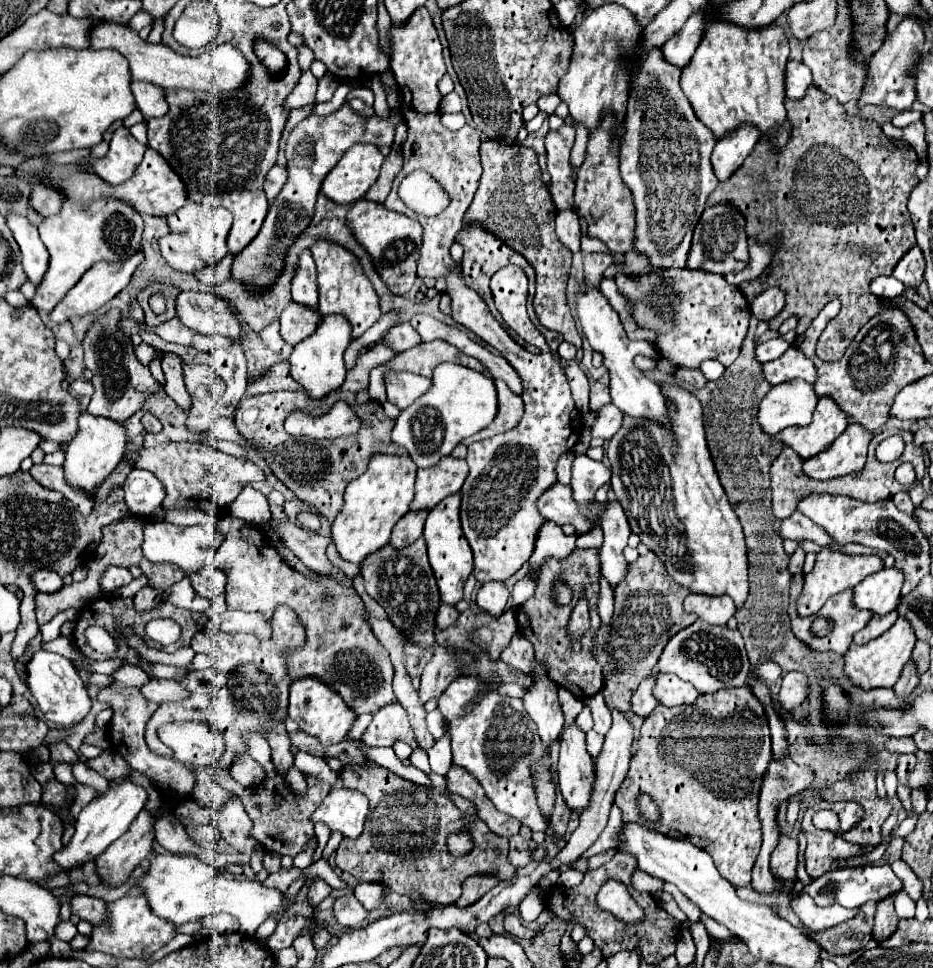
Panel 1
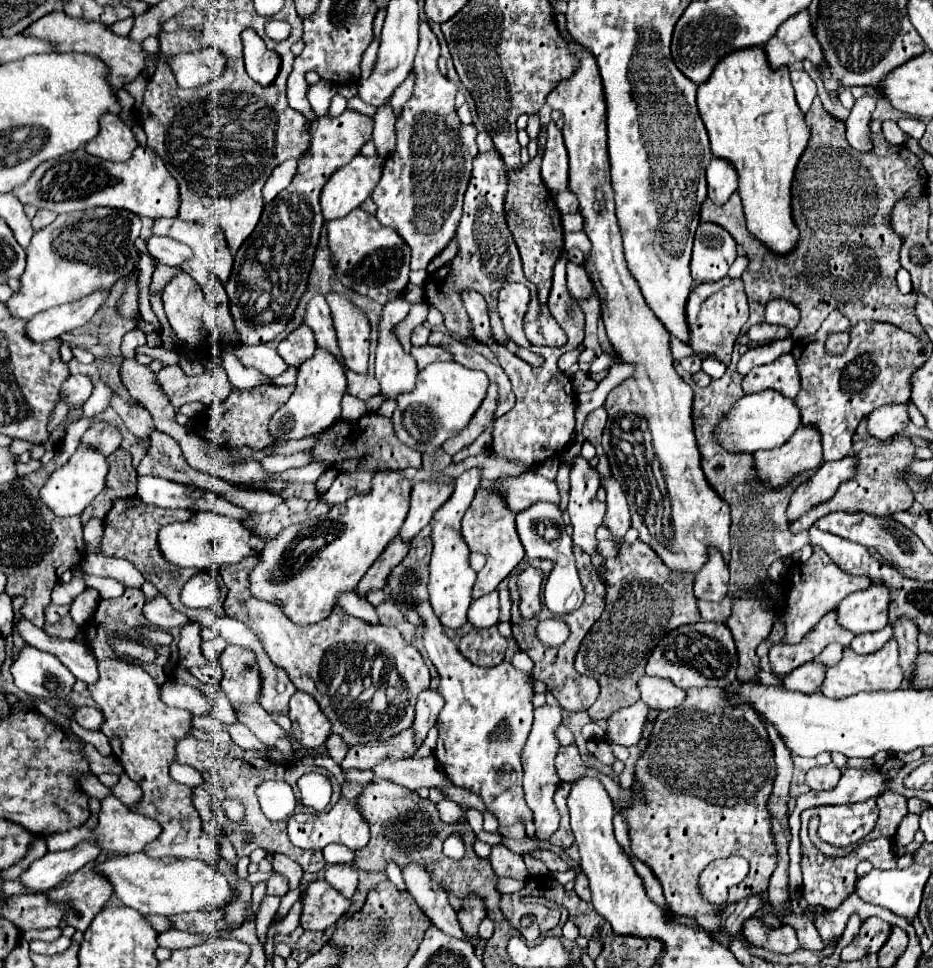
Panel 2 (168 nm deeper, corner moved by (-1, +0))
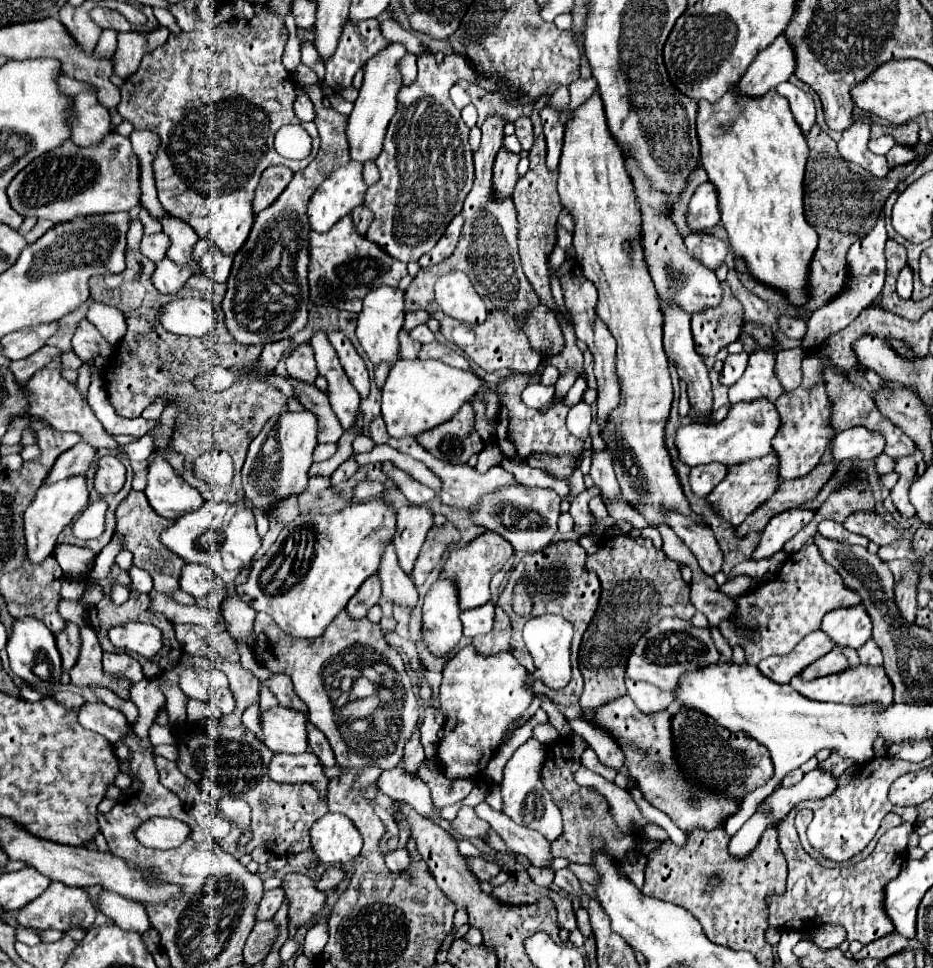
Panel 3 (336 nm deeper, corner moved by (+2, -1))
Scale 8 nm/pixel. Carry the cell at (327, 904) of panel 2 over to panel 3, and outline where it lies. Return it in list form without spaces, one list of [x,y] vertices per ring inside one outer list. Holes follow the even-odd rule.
[[[287,873],[285,881],[283,881],[283,889],[285,889],[287,899],[291,901],[291,905],[289,905],[289,923],[293,923],[297,929],[303,927],[303,925],[313,923],[323,913],[327,893],[317,889],[317,885],[315,885],[315,881],[311,877],[307,877],[303,873]]]

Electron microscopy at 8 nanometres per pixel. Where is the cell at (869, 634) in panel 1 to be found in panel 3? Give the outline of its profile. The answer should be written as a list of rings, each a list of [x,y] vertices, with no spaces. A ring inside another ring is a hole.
[[[869,639],[865,645],[861,645],[857,649],[859,653],[859,659],[861,663],[865,665],[883,665],[883,655],[881,655],[881,649],[877,647],[877,643],[873,639]]]

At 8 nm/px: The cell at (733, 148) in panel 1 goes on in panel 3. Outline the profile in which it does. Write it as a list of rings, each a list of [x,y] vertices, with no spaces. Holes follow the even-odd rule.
[[[705,181],[695,189],[689,201],[687,223],[693,231],[701,231],[705,227],[715,227],[719,221],[721,221],[721,211],[719,211],[717,189],[711,181]]]

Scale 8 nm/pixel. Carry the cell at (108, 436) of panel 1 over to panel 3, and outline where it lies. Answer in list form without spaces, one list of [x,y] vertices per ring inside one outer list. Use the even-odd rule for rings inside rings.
[[[73,475],[67,479],[61,479],[57,483],[41,485],[37,489],[37,495],[33,503],[25,511],[25,539],[27,539],[27,553],[33,563],[43,561],[45,557],[53,555],[55,543],[59,533],[73,521],[77,513],[81,513],[87,507],[89,489],[87,489],[87,477],[85,475]]]

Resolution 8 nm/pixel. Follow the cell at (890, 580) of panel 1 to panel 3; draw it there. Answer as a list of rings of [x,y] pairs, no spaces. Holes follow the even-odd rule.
[[[861,603],[829,611],[821,623],[821,629],[835,641],[835,645],[847,645],[853,649],[871,639],[871,627],[869,613]]]

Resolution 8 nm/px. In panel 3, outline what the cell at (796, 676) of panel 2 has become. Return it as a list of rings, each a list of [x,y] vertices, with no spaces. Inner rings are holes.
[[[829,651],[825,657],[817,659],[815,663],[811,663],[809,667],[803,669],[803,673],[799,675],[803,681],[811,681],[811,679],[817,679],[817,677],[823,677],[823,675],[831,675],[831,673],[839,673],[843,669],[847,669],[849,663],[847,659],[839,653],[839,651]]]

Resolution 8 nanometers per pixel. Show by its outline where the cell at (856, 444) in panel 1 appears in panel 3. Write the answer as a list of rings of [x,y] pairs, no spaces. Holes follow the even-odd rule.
[[[789,509],[783,513],[777,513],[769,525],[763,529],[763,537],[759,541],[759,547],[755,549],[753,559],[765,559],[771,557],[773,553],[781,551],[783,543],[789,541],[799,529],[803,529],[811,519],[815,517],[813,509]]]

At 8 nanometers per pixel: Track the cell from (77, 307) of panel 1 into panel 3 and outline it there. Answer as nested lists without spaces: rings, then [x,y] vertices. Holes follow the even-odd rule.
[[[53,321],[53,323],[45,323],[45,325],[39,325],[35,329],[21,329],[17,333],[9,333],[1,339],[1,345],[5,349],[5,355],[11,359],[11,361],[17,361],[17,359],[25,359],[29,357],[31,353],[35,353],[37,349],[41,349],[49,337],[53,337],[59,329],[59,323]]]

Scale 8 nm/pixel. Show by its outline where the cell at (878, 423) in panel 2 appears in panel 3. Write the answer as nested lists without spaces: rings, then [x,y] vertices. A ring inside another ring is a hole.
[[[851,427],[841,431],[833,439],[835,459],[873,459],[885,449],[885,437],[881,431],[871,431],[867,427]]]

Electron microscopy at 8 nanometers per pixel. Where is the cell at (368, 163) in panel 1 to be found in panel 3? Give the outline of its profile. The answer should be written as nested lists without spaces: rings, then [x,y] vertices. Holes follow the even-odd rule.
[[[349,161],[335,169],[313,193],[309,201],[309,223],[313,231],[329,231],[341,217],[349,215],[353,207],[363,203],[367,185],[363,181],[363,163]]]

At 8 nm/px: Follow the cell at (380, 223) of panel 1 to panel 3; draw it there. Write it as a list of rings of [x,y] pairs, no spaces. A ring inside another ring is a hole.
[[[343,217],[337,225],[333,225],[333,229],[329,229],[329,233],[317,233],[311,231],[309,233],[309,287],[311,287],[311,303],[315,305],[333,305],[337,309],[345,309],[345,311],[355,311],[359,313],[363,307],[363,297],[381,285],[389,285],[389,287],[397,287],[401,277],[407,275],[407,265],[397,261],[395,257],[389,257],[389,253],[385,253],[379,245],[375,245],[373,241],[369,241],[365,235],[361,235],[355,225],[353,225],[353,217]]]

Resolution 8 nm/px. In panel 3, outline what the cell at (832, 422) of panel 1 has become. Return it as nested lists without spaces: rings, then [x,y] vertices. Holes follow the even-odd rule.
[[[769,453],[761,459],[753,459],[753,461],[745,461],[745,463],[737,463],[731,465],[725,479],[711,491],[711,495],[707,497],[707,501],[717,509],[717,513],[721,513],[731,525],[741,525],[745,521],[745,517],[755,511],[761,503],[765,503],[781,485],[781,477],[779,477],[779,457],[777,453]]]

